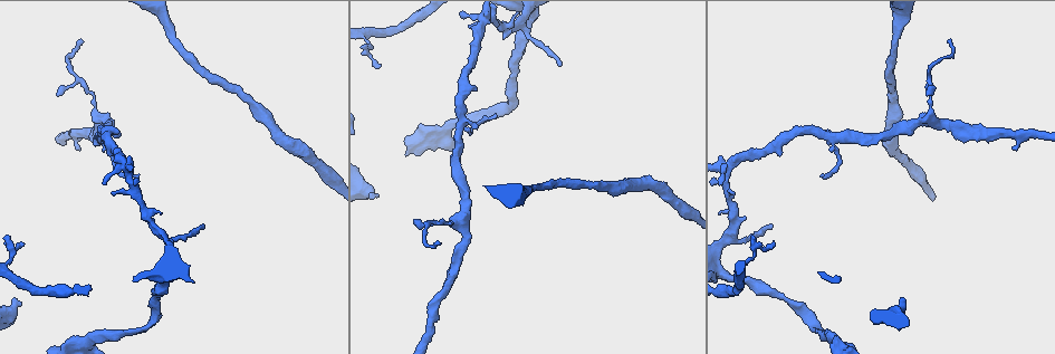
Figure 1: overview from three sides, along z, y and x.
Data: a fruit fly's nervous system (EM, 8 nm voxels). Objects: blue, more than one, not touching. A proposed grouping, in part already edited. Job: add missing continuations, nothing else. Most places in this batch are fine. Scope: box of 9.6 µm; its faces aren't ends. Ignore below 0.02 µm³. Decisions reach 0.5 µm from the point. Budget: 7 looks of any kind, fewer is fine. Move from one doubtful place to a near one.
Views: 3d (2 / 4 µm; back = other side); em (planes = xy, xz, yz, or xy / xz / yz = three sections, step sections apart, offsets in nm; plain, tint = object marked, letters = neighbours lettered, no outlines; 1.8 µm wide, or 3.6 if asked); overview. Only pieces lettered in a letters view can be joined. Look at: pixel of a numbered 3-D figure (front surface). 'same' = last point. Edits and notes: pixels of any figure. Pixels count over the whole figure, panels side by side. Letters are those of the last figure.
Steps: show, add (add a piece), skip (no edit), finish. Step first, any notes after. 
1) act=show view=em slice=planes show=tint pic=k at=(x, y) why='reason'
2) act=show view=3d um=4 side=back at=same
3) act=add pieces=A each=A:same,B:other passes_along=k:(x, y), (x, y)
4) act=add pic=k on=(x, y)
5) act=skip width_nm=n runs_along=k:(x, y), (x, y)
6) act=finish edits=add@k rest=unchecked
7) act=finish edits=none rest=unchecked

act=show view=3d um=4 pic=1 at=(130, 169) why='sharp bend'

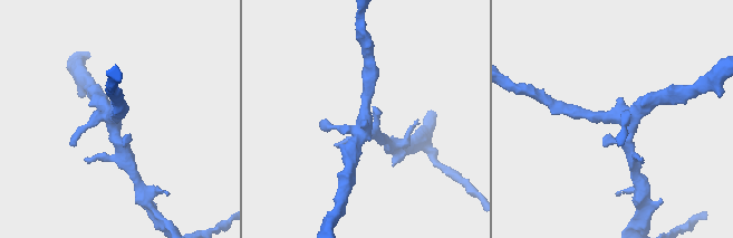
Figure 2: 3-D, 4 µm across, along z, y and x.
act=show view=em slice=planes show=letters pic=2 at=(630, 121) why='need the tissue'

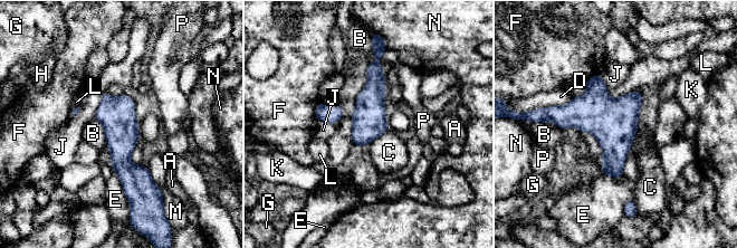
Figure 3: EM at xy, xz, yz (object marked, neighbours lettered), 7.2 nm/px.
act=skip each=A:other,B:other,C:other,D:other,E:other,F:other,G:other,H:other,J:other,K:other,L:other,M:other,N:other,P:other border=3:(388, 129), (369, 143) found='no lettered piece goes on from it'

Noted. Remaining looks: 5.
act=show view=3d um=2 pic=1 at=(203, 223) why='an open end'

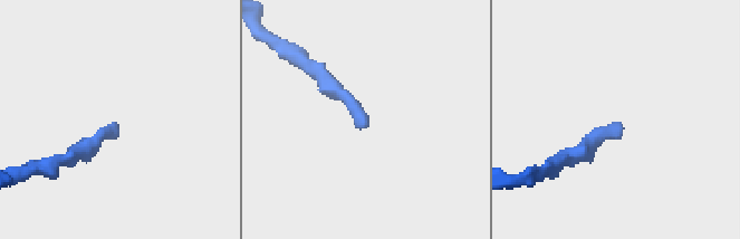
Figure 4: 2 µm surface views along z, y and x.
act=show view=em slice=yz step=4 show=tint pic=4 at=(620, 125)

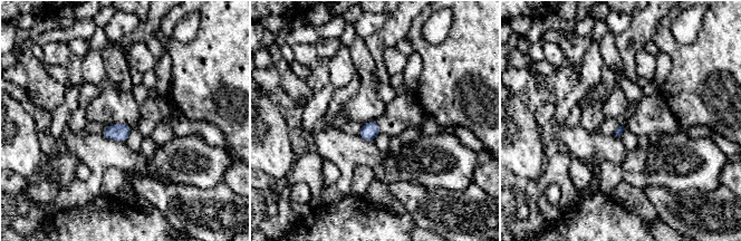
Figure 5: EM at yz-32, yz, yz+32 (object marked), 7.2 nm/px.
act=show view=em slice=planes show=letters at=same

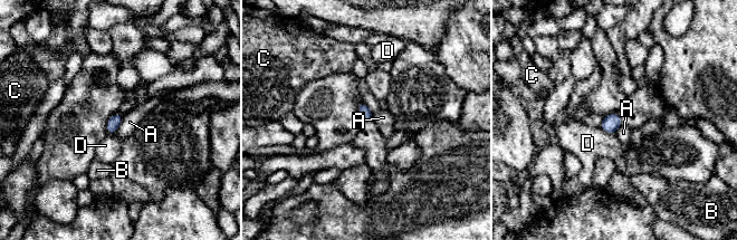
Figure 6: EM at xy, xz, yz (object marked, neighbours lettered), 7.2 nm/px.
act=skip each=A:other,B:other,C:other,D:other border=6:(122, 116), (122, 121), (113, 134) found='none of them fits'

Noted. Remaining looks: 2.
act=show view=em slice=planes show=tint pic=1 at=(117, 135) why='free end'

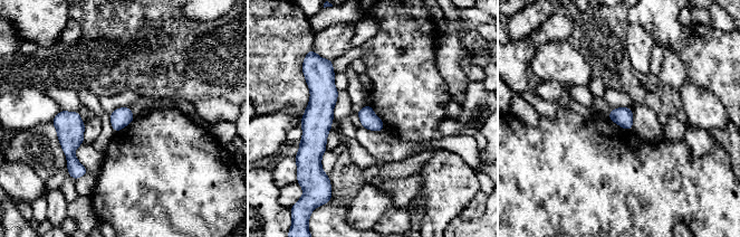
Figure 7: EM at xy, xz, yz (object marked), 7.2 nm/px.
act=show view=em slice=planes show=letters at=same

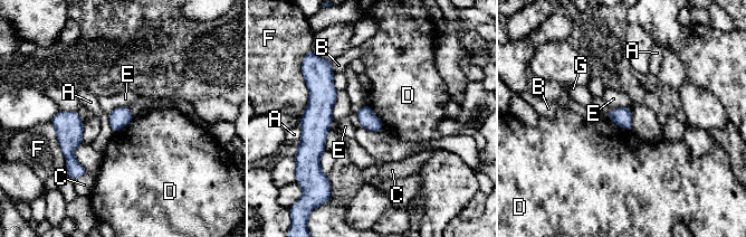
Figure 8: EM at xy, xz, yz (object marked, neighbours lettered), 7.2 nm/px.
act=skip width_nm=120 each=A:other,B:other,C:other,D:other,E:other,F:other,G:other found='none of them fits'

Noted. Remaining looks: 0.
act=finish edits=none rest=unchecked

